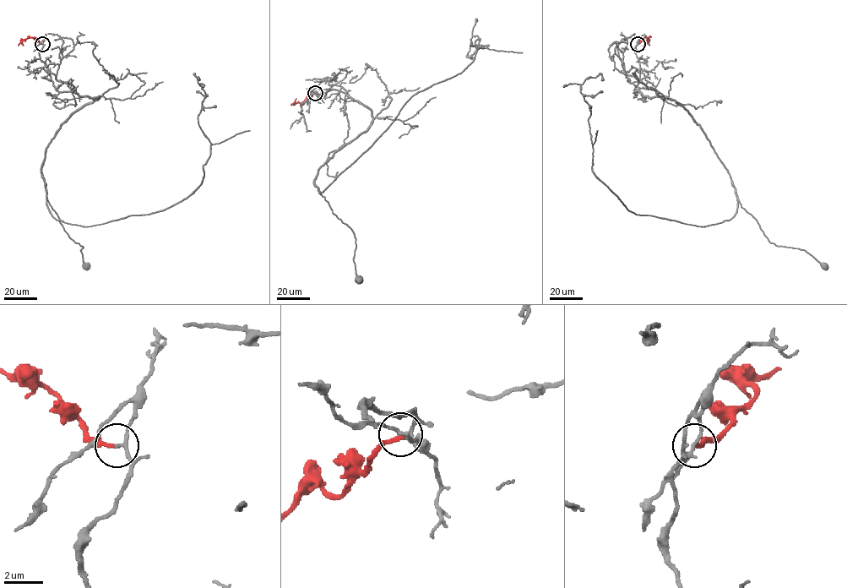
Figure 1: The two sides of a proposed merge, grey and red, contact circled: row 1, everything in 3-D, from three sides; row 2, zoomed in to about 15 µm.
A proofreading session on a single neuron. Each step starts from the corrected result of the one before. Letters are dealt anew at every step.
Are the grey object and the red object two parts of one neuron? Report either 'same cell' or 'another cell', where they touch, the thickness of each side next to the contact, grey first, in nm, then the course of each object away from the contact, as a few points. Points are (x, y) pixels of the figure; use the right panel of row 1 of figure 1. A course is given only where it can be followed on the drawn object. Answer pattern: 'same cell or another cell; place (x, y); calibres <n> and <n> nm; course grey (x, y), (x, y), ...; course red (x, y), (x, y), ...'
another cell; place (637, 44); calibres 150 and 200 nm; course grey (637, 44), (639, 81), (634, 92), (679, 103), (708, 140), (741, 207), (771, 242), (805, 250), (822, 265); course red (637, 44), (647, 37), (648, 40), (643, 46)

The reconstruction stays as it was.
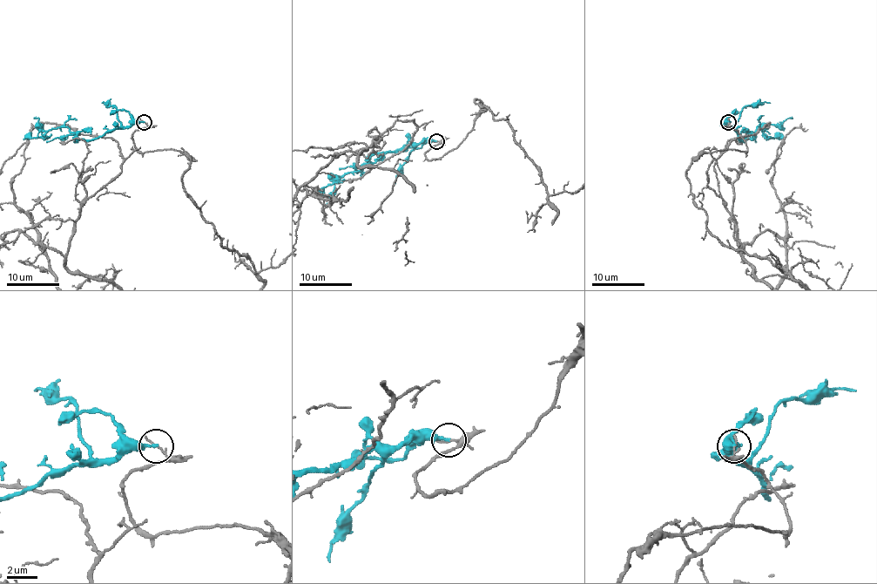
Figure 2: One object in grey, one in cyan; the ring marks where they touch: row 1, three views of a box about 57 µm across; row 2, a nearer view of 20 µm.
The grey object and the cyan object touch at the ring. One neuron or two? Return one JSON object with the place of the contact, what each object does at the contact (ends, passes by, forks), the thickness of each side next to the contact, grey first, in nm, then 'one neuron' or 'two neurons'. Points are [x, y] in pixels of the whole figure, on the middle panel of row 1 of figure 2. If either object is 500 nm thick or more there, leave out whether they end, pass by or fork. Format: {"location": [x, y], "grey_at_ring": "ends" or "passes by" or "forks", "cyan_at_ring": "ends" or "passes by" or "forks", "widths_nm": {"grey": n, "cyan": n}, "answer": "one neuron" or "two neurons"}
{"location": [436, 141], "grey_at_ring": "ends", "cyan_at_ring": "ends", "widths_nm": {"grey": 140, "cyan": 240}, "answer": "two neurons"}

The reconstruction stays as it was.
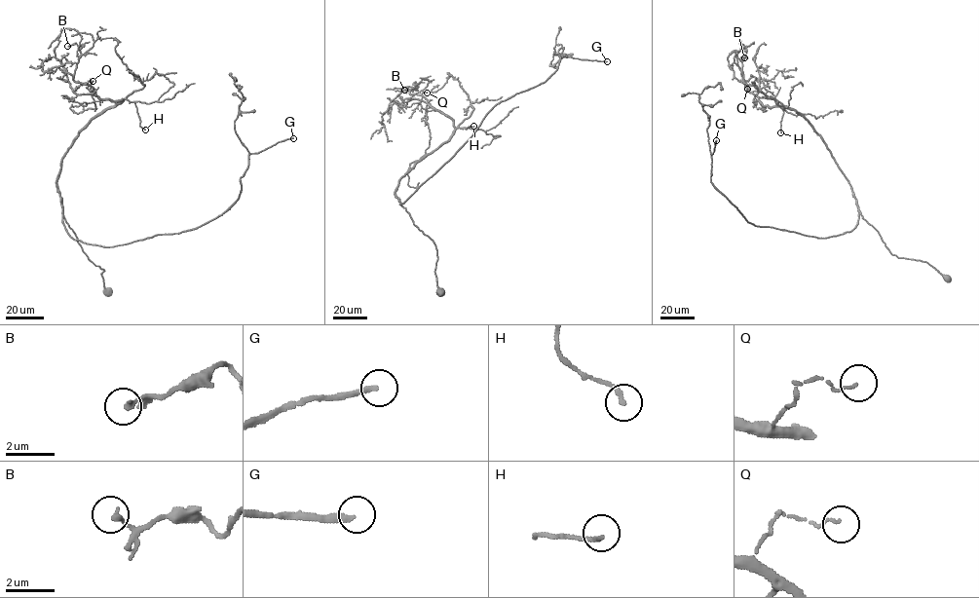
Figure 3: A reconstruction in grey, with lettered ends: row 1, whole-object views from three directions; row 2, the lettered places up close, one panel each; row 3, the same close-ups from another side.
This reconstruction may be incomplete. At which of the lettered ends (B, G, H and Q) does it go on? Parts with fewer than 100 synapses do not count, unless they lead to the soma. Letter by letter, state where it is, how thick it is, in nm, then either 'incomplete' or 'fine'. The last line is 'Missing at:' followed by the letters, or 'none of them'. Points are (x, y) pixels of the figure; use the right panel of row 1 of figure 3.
B: at (744, 57); 200 nm thick; fine
G: at (716, 140); 240 nm thick; incomplete
H: at (780, 132); 160 nm thick; fine
Q: at (747, 89); 80 nm thick; fine
Missing at: G

